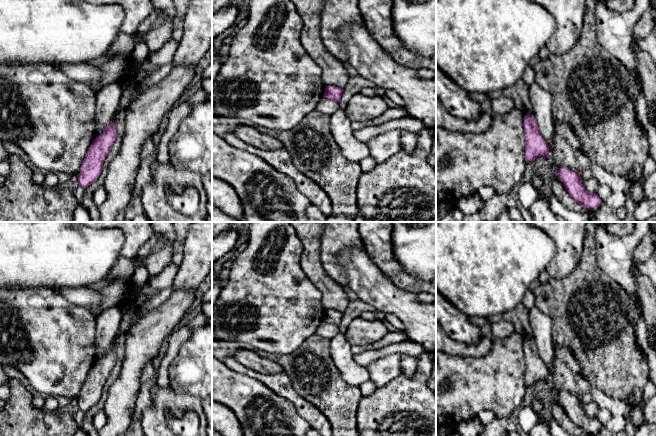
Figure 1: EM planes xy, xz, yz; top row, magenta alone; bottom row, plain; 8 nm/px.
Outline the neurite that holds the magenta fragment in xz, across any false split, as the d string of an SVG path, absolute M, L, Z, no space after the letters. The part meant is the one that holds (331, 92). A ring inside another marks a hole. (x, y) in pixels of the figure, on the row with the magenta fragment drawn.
M326 86L324 96L327 99L339 101L342 96L343 88Z

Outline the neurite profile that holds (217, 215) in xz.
M212 206L212 222L244 222L239 219L233 218L219 208Z

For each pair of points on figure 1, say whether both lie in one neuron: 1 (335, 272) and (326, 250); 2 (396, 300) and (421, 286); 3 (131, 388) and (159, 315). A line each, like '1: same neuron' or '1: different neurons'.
1: same neuron
2: different neurons
3: same neuron

